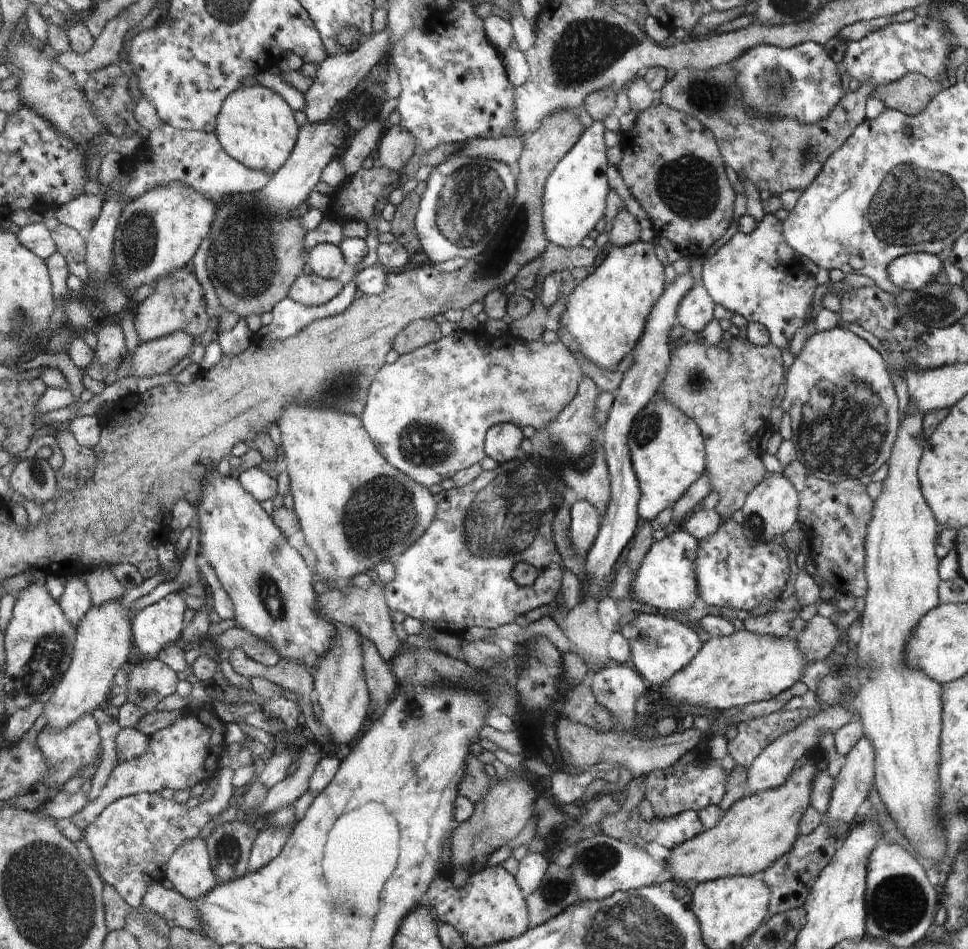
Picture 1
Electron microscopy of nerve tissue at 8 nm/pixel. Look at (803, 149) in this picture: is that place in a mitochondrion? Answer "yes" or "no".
yes

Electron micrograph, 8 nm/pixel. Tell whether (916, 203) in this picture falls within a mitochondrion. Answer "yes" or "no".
yes

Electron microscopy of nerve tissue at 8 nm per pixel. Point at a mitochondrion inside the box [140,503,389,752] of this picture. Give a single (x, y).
(270, 595)

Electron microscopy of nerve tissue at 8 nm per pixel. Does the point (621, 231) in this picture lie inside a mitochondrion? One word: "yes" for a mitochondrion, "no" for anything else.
no

